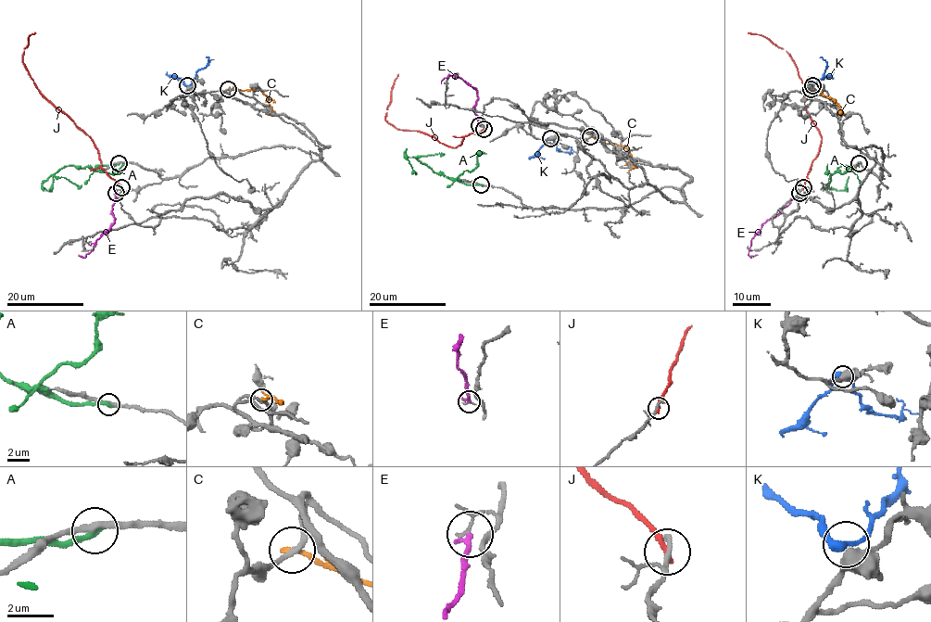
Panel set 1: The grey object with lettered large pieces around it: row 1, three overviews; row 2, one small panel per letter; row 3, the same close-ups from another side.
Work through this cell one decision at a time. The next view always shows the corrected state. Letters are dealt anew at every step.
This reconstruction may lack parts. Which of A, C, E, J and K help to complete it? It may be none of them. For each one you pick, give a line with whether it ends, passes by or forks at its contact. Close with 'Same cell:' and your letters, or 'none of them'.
Same cell: none of them

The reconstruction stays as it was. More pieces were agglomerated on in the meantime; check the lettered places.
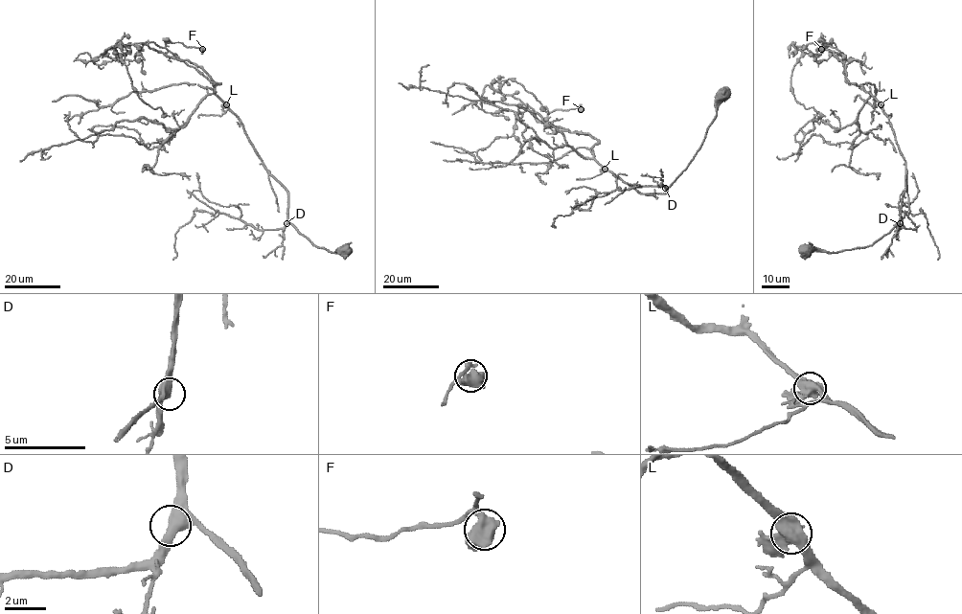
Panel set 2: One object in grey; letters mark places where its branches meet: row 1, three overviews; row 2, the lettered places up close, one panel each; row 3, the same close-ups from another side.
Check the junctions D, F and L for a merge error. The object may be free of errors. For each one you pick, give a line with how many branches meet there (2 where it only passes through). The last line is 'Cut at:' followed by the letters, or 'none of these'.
Cut at: none of these

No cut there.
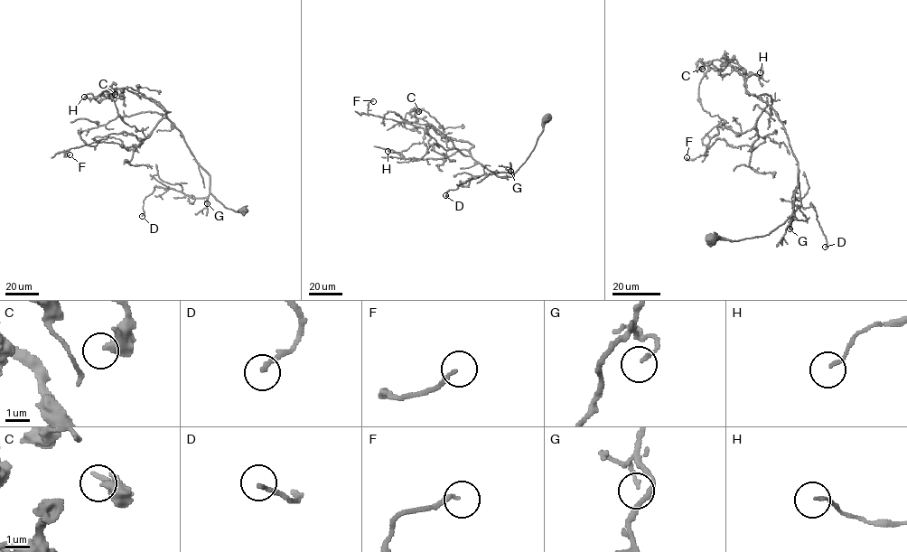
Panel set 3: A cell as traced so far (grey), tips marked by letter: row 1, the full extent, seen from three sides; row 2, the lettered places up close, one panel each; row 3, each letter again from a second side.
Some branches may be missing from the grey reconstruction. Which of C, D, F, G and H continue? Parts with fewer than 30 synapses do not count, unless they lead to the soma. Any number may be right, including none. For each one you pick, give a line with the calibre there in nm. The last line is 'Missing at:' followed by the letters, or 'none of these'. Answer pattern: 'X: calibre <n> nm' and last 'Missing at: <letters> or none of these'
Missing at: none of these

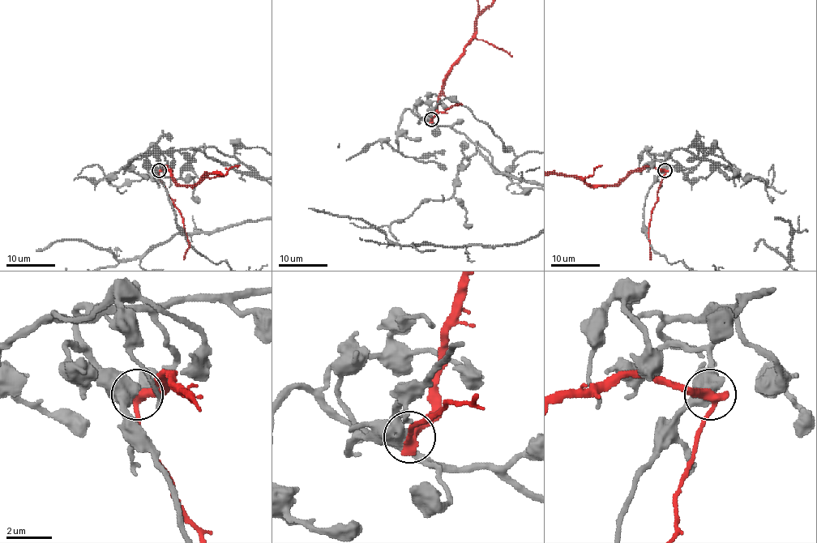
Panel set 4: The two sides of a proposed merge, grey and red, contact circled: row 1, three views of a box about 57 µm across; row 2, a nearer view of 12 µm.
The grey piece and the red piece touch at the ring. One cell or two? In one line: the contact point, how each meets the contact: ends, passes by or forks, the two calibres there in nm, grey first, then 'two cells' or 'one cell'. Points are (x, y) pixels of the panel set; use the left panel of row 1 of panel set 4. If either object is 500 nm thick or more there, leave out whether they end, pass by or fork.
at (159, 170); 550 nm thick on the grey side, 360 nm on the other; two cells

